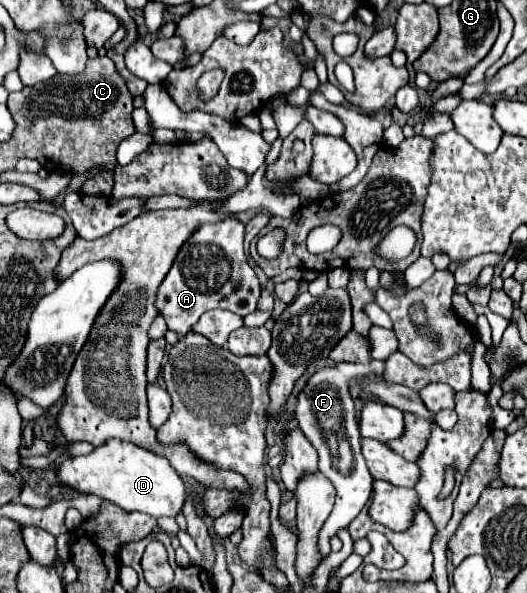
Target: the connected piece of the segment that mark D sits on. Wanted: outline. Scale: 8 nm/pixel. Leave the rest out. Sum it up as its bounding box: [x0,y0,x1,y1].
[56,438,186,518]

